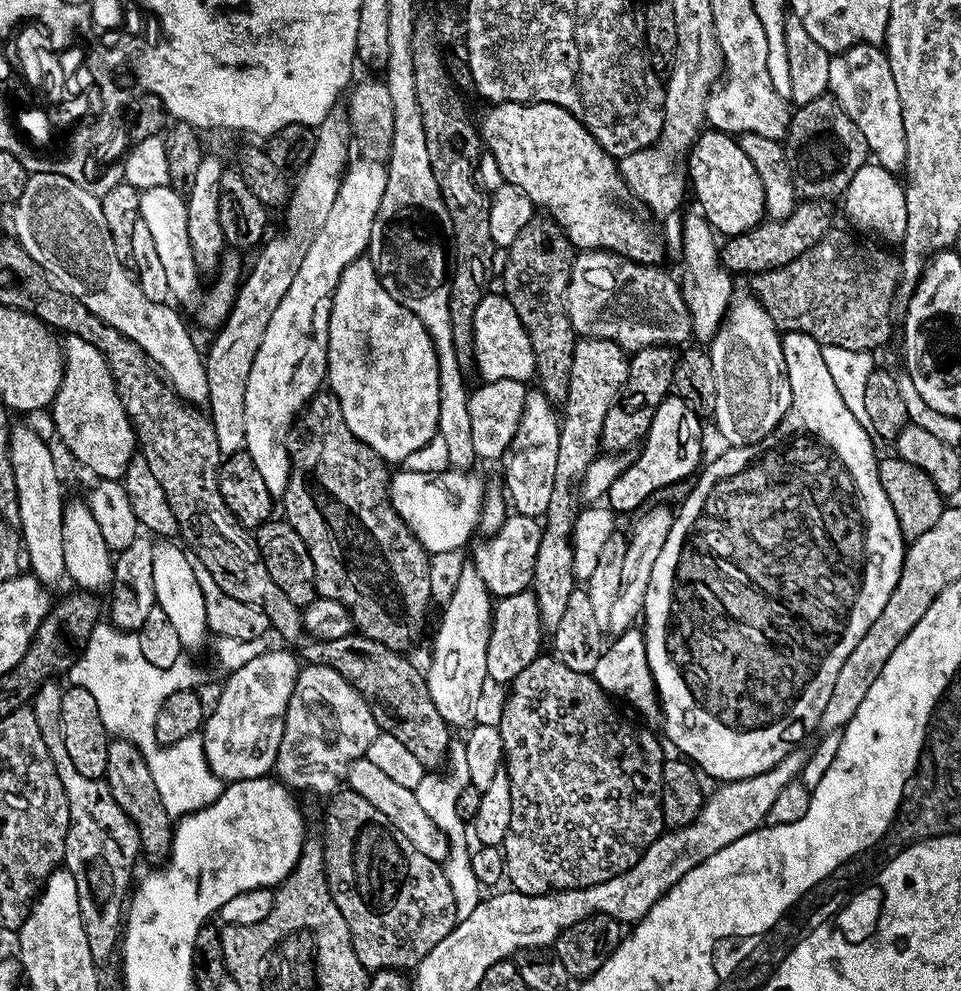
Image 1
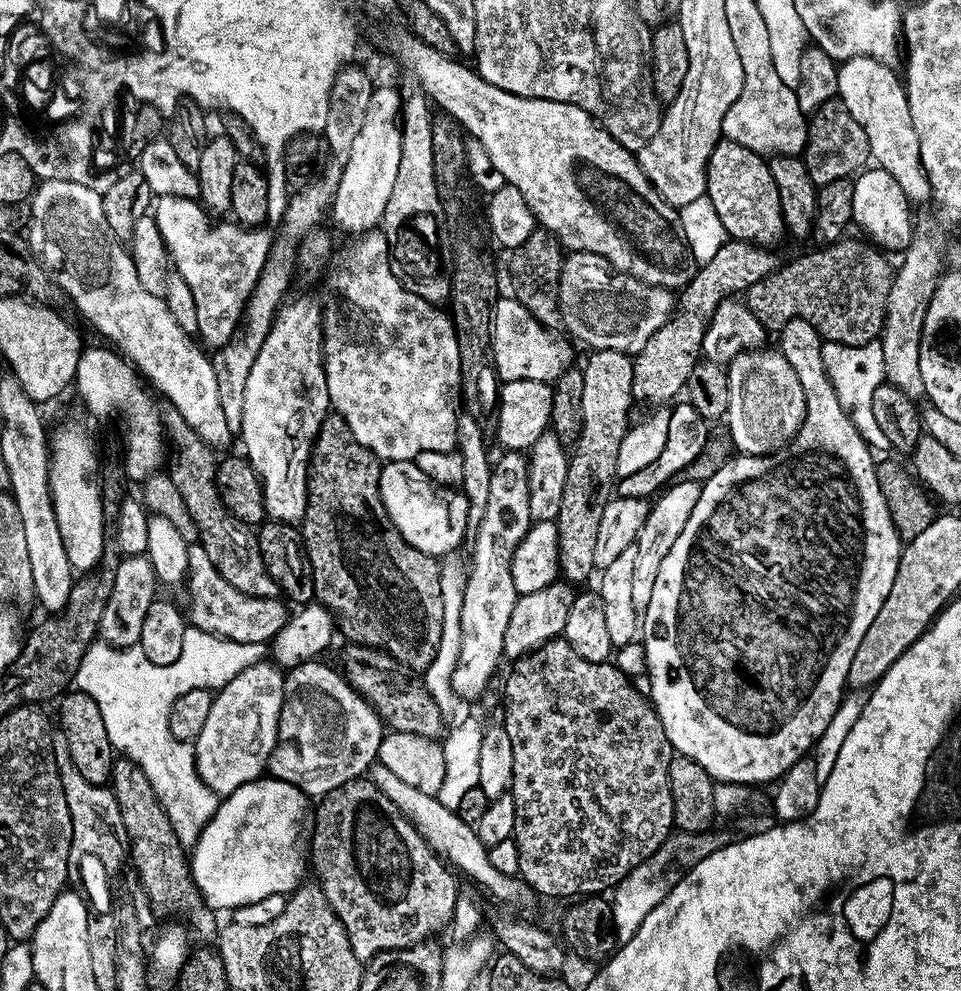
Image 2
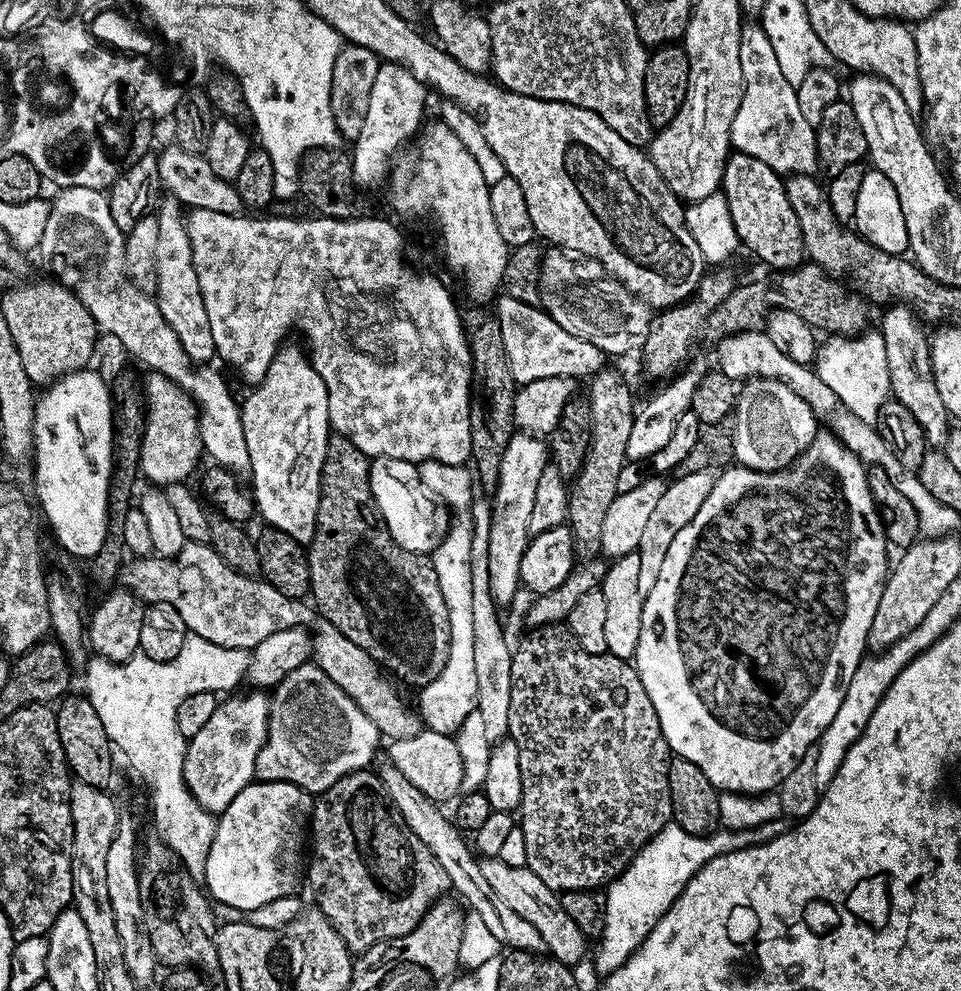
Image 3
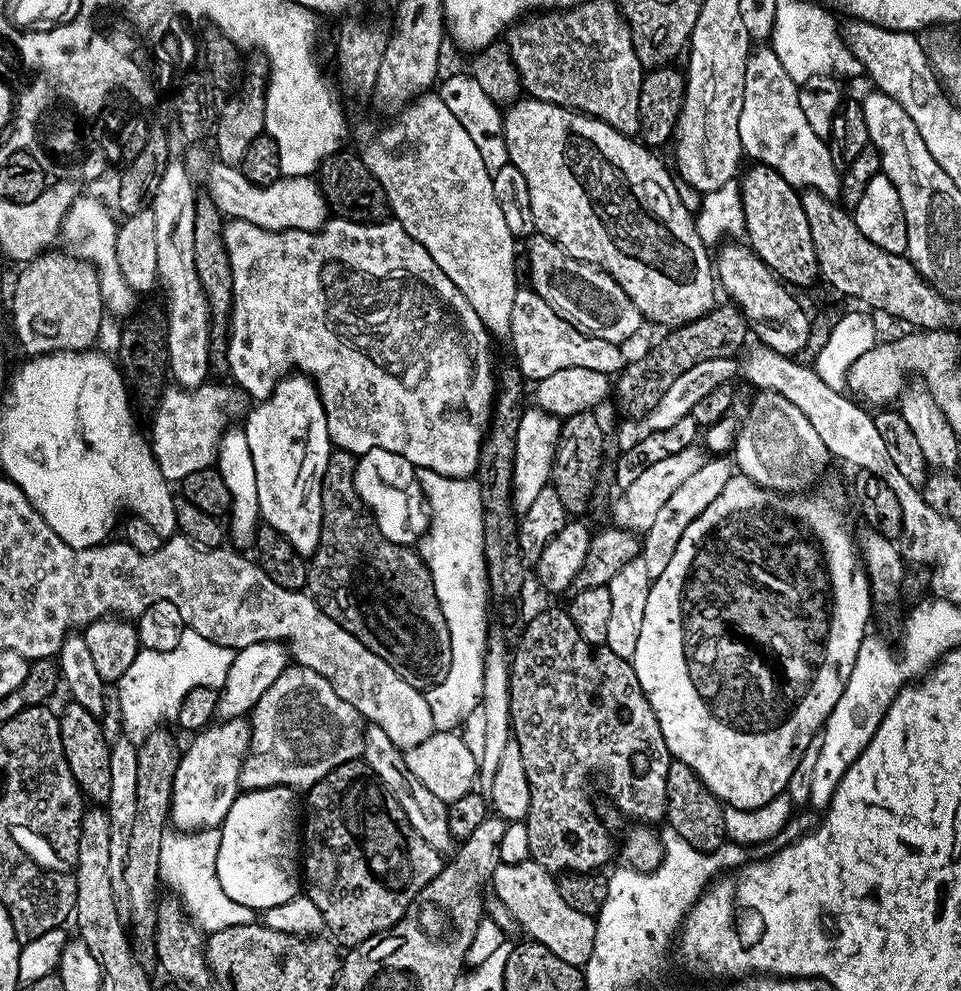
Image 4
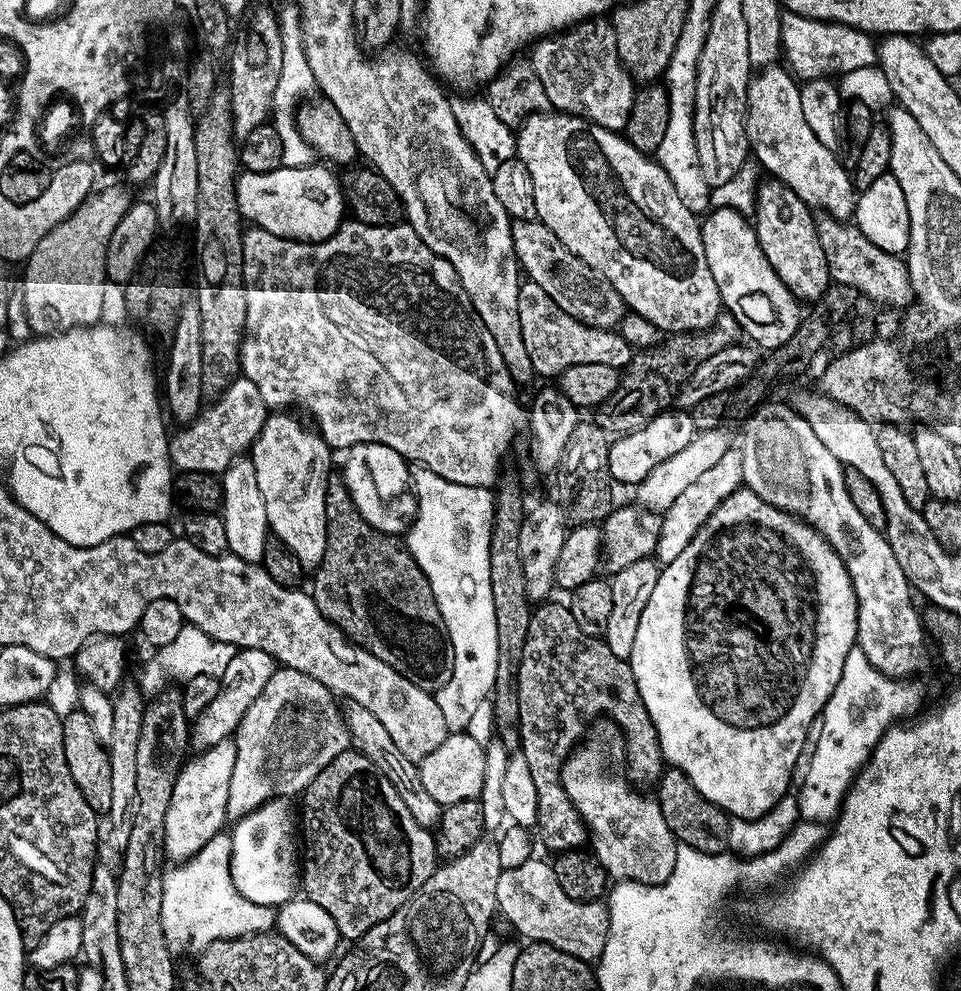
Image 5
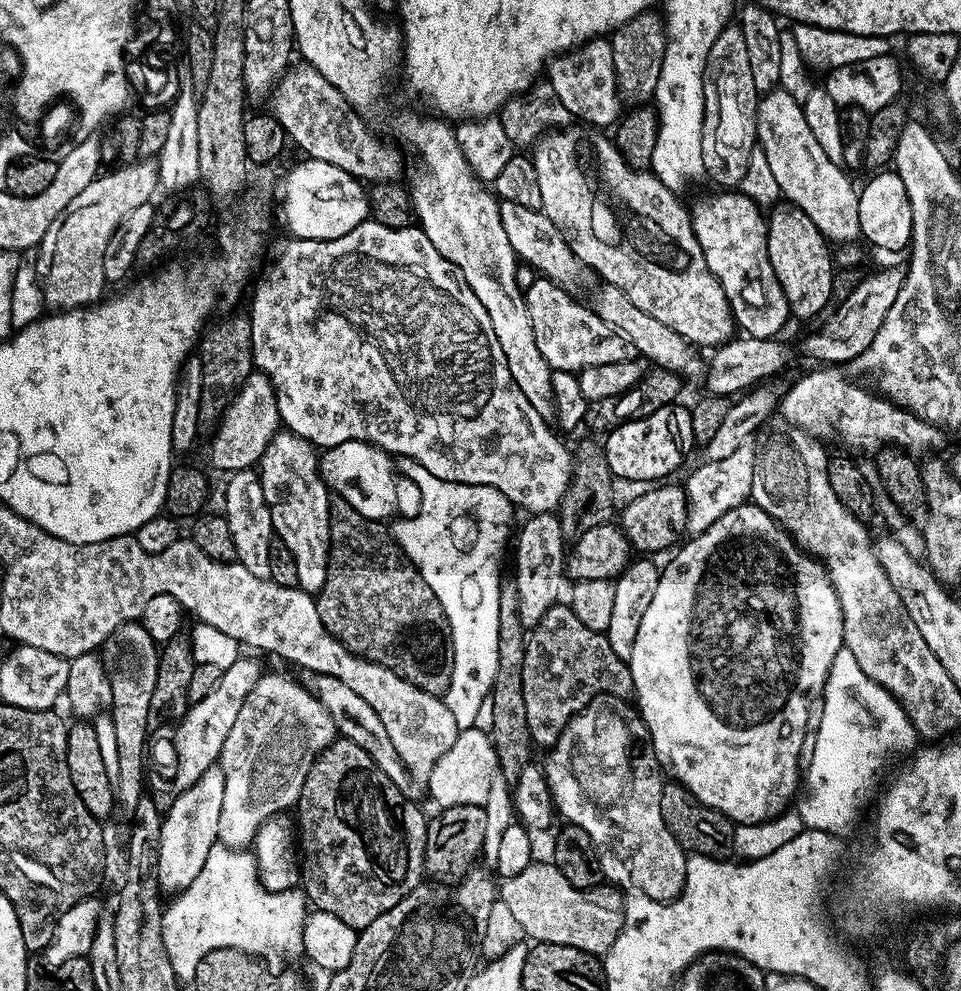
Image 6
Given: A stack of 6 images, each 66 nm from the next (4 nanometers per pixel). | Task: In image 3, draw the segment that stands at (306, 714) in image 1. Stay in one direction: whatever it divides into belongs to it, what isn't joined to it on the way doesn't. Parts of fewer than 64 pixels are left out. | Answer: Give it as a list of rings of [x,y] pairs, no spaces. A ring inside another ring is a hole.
[[[309,662],[298,666],[298,670],[290,670],[290,674],[271,689],[268,737],[258,754],[255,779],[285,780],[292,784],[292,778],[296,778],[292,768],[298,762],[296,785],[319,794],[348,772],[367,769],[377,759],[376,747],[380,743],[378,726],[362,714],[359,706],[315,662]]]

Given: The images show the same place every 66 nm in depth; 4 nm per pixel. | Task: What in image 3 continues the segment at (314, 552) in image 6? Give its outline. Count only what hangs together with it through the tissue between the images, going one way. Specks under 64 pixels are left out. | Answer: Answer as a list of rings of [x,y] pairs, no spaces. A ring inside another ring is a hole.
[[[281,347],[276,353],[275,358],[270,362],[270,366],[266,370],[266,374],[262,378],[262,382],[255,385],[251,389],[252,392],[245,400],[242,400],[240,417],[242,418],[242,430],[246,434],[246,450],[250,450],[250,477],[252,476],[252,484],[250,483],[250,491],[254,501],[255,511],[258,516],[264,519],[265,525],[282,530],[286,534],[290,534],[290,538],[294,538],[299,544],[305,546],[312,543],[314,534],[316,533],[316,519],[318,518],[318,502],[320,501],[320,475],[322,475],[322,466],[326,462],[326,450],[328,449],[328,441],[330,439],[330,425],[328,422],[328,391],[326,390],[326,382],[322,382],[322,378],[318,374],[318,370],[314,370],[312,361],[305,349]]]

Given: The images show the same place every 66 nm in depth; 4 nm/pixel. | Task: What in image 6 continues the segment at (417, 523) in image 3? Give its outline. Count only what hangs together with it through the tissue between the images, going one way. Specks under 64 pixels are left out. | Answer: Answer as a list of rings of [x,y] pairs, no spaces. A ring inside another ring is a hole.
[[[351,440],[327,449],[319,457],[319,462],[320,476],[339,499],[354,506],[354,510],[366,518],[387,521],[387,516],[396,508],[396,476],[398,477],[393,457],[389,453],[364,440]]]

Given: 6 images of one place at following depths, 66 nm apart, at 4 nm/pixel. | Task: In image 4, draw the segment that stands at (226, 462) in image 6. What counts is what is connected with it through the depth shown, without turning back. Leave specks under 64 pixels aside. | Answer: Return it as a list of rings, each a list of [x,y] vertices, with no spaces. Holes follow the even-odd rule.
[[[205,382],[200,388],[185,391],[181,387],[168,386],[159,393],[160,405],[152,420],[150,443],[152,453],[169,482],[179,482],[186,474],[198,474],[216,463],[216,451],[220,438],[229,427],[231,416],[243,417],[246,412],[246,397],[239,388]],[[168,388],[168,389],[167,389]],[[165,391],[165,392],[164,392]],[[164,392],[164,393],[163,393]]]

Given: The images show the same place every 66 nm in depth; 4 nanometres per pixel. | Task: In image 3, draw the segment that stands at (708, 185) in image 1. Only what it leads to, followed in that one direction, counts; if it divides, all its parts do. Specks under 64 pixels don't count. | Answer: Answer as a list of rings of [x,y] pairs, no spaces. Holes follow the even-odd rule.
[[[733,151],[724,163],[724,178],[722,193],[729,203],[729,218],[734,222],[734,230],[738,234],[741,245],[749,248],[764,264],[769,264],[775,270],[799,268],[805,263],[806,253],[802,242],[802,226],[798,226],[798,214],[790,206],[790,198],[786,198],[784,180],[781,173],[776,172],[766,162],[758,162],[758,158],[750,158],[750,154]]]

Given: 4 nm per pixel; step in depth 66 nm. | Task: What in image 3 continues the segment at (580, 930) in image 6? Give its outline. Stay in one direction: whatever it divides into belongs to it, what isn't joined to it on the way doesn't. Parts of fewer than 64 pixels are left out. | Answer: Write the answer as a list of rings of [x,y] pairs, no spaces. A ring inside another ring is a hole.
[[[483,857],[479,861],[479,866],[483,878],[501,895],[502,902],[509,906],[510,910],[514,910],[524,921],[530,922],[538,931],[547,953],[560,964],[575,967],[586,952],[588,940],[575,925],[574,920],[561,909],[559,895],[546,886],[542,878],[530,871],[527,865],[510,867],[499,857]]]

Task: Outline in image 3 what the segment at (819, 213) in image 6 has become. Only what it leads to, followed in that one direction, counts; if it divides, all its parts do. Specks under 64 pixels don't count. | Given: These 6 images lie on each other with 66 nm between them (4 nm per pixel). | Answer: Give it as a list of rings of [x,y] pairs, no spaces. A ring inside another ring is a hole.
[[[748,23],[740,30],[744,97],[738,106],[738,114],[734,114],[732,148],[750,154],[750,158],[758,158],[758,162],[766,162],[766,166],[781,174],[815,173],[818,168],[816,128],[806,122],[798,107],[796,88],[786,82],[770,46],[770,38],[766,38],[764,25]]]

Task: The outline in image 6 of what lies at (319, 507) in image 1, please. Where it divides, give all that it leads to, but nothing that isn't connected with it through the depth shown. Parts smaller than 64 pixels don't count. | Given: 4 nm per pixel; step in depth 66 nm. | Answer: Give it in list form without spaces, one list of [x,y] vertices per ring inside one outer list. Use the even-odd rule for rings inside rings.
[[[339,498],[328,509],[332,543],[328,573],[322,590],[314,596],[322,626],[355,656],[386,666],[431,696],[443,697],[450,686],[454,654],[442,602],[381,521],[358,514]]]

